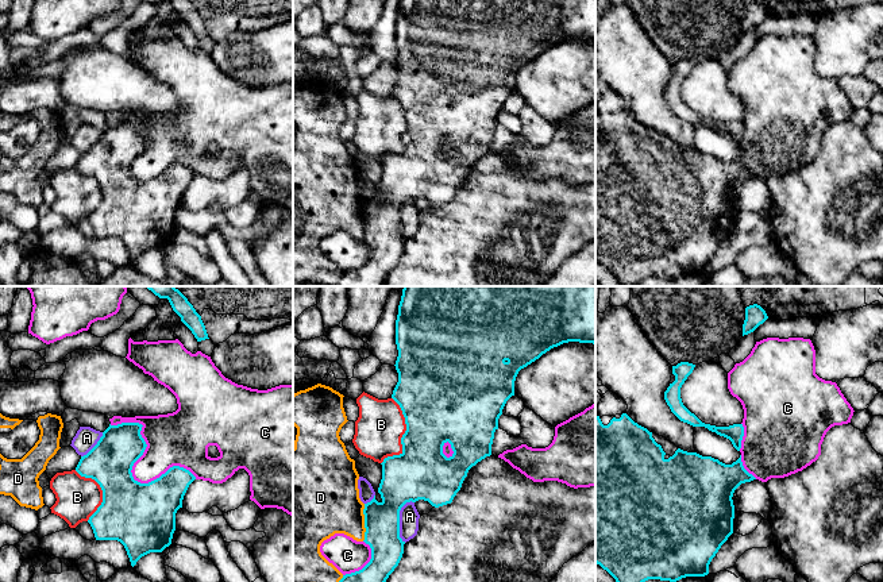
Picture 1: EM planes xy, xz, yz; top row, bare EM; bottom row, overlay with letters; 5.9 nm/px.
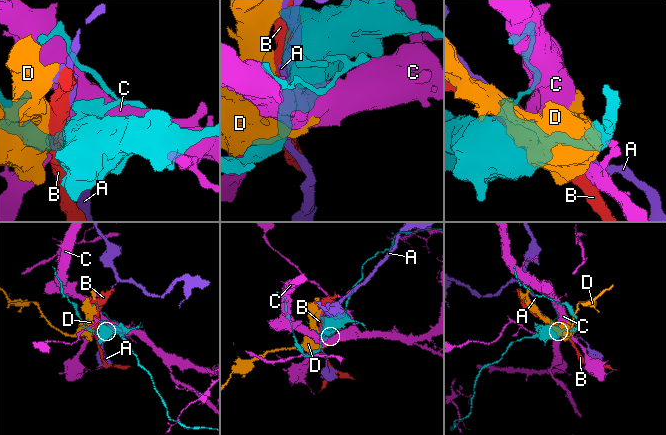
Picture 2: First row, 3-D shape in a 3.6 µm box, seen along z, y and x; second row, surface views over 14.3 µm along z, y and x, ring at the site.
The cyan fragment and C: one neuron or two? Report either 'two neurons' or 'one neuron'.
two neurons

